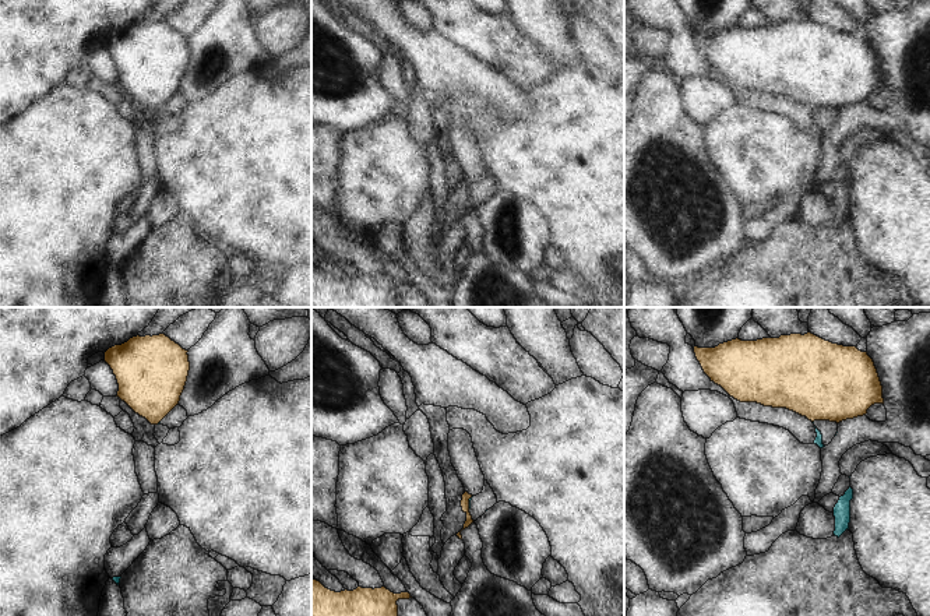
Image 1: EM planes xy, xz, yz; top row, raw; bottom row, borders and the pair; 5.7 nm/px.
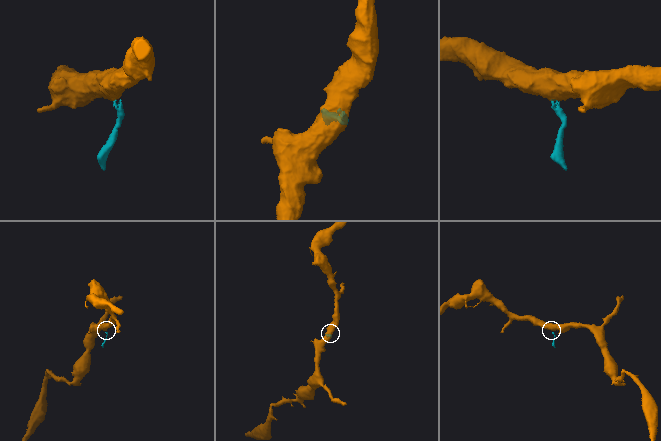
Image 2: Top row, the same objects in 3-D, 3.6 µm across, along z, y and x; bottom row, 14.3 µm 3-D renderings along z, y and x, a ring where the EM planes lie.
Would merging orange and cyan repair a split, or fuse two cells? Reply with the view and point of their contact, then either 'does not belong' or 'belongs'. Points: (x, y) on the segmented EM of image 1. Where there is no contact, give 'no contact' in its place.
contact xz (468, 502); does not belong

